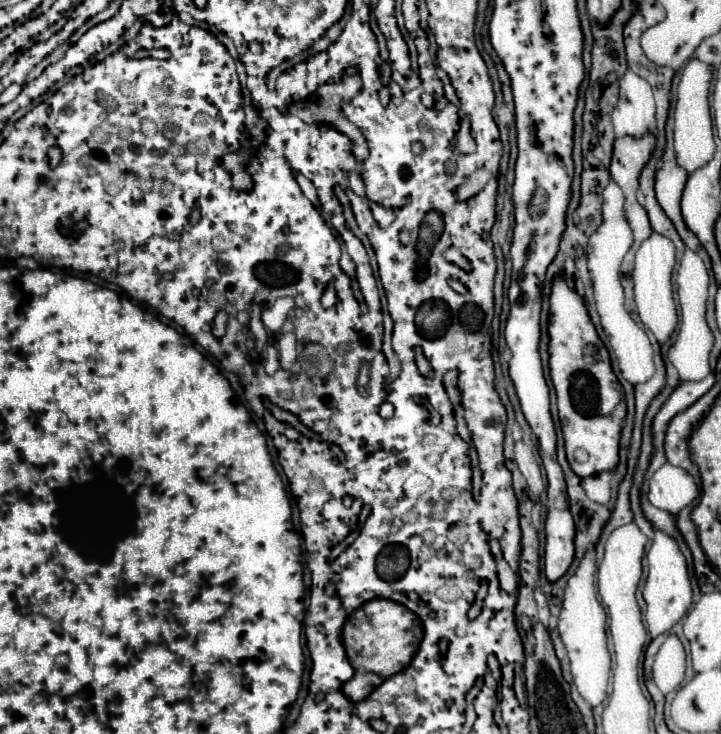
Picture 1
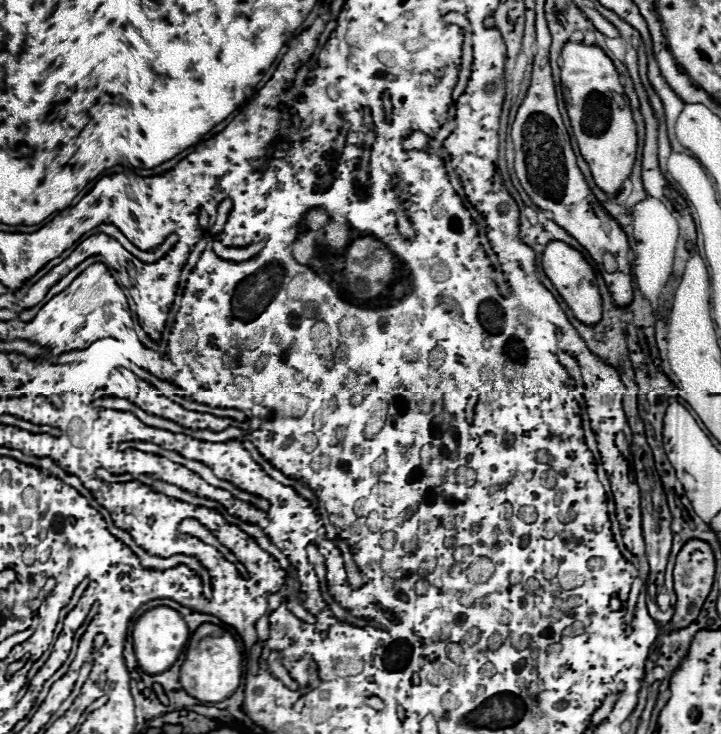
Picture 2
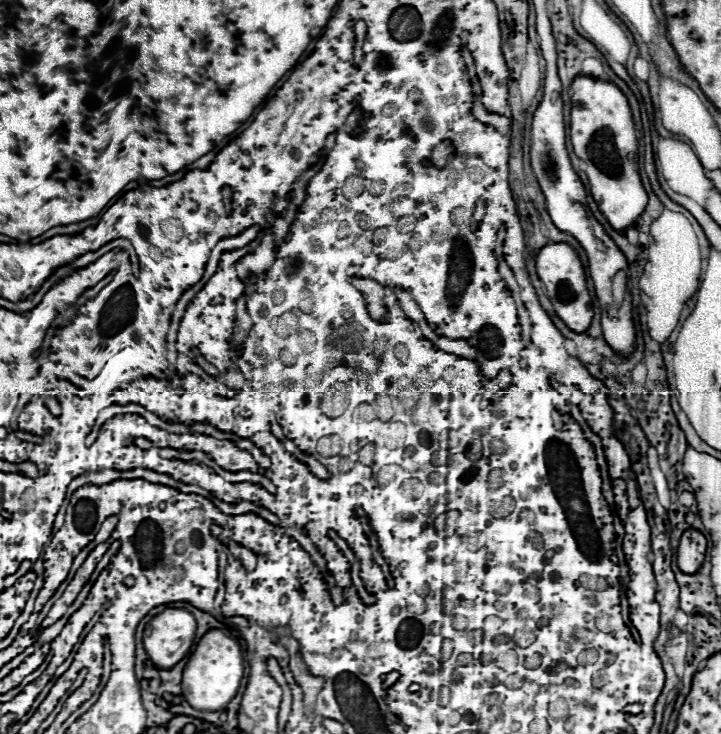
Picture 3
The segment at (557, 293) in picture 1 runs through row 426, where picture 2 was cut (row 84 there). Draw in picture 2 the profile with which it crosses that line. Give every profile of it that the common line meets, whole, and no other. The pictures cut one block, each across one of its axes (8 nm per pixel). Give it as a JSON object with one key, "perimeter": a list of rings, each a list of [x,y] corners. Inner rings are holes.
{"perimeter":[[[566,42],[562,60],[562,96],[578,148],[588,162],[598,188],[614,196],[630,178],[636,160],[636,124],[632,120],[628,98],[624,96],[612,60],[598,46]]]}

